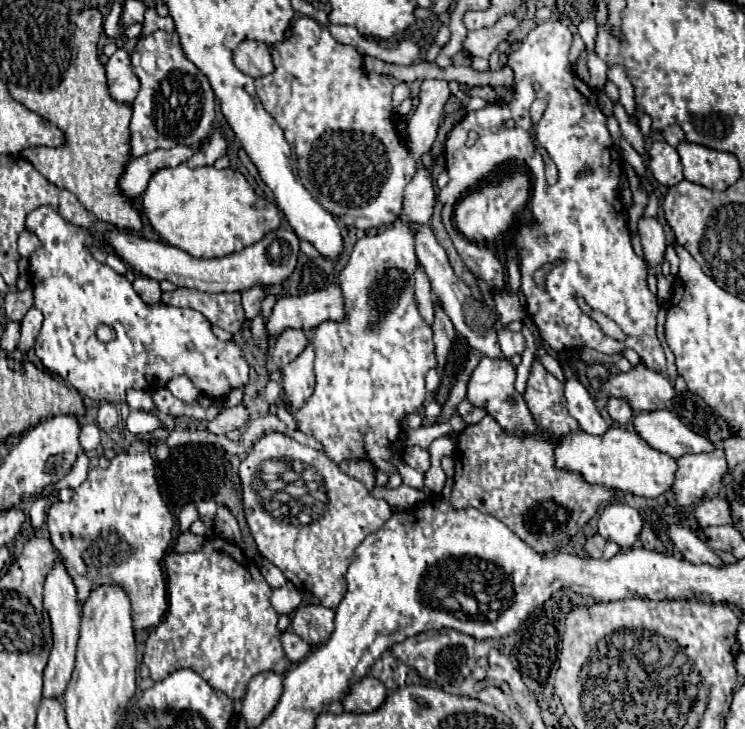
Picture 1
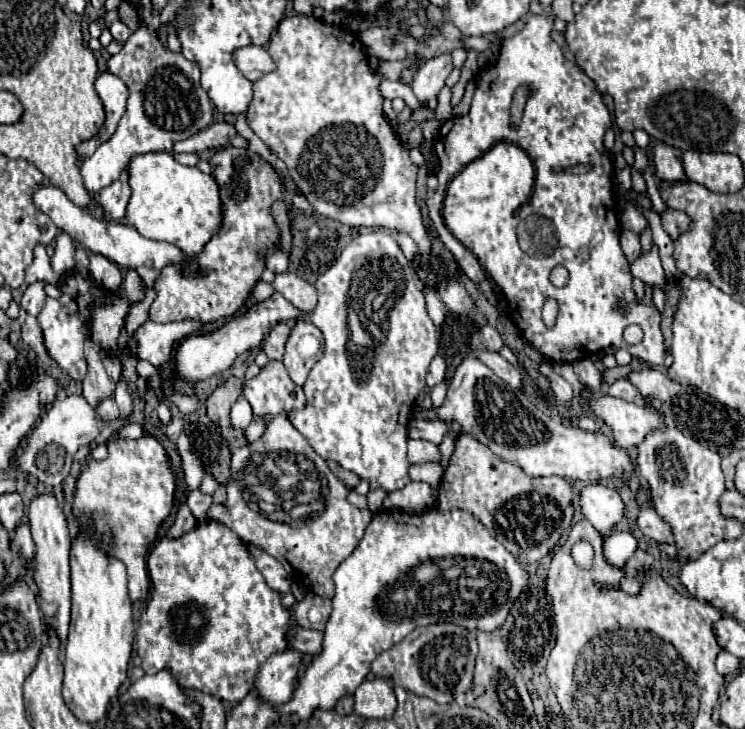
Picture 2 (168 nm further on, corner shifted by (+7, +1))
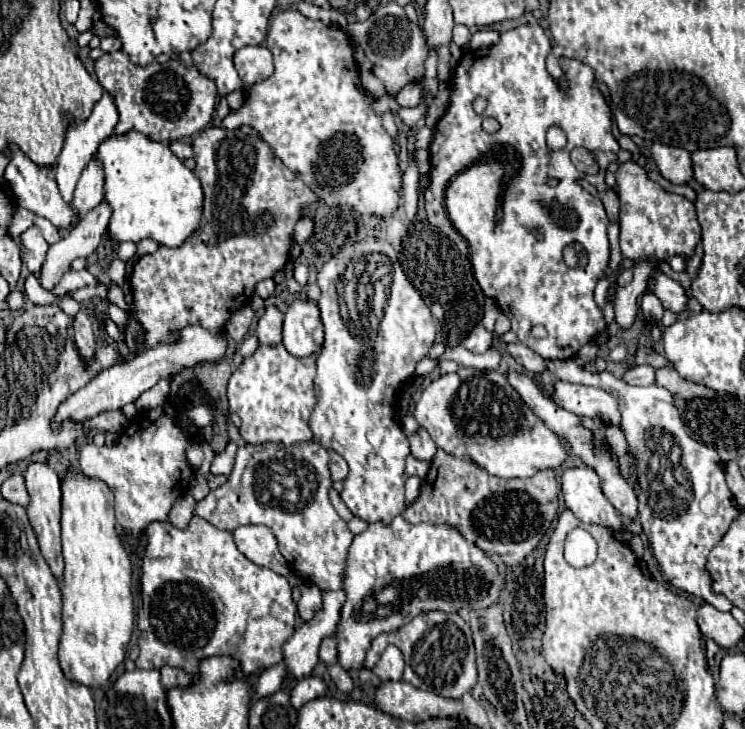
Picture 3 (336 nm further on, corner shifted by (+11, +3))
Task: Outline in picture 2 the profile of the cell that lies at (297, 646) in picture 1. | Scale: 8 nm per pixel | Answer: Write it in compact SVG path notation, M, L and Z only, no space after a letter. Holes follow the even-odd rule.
M305 628L289 630L289 646L307 652L309 656L321 654L321 644L323 644L323 632L319 630L305 630Z

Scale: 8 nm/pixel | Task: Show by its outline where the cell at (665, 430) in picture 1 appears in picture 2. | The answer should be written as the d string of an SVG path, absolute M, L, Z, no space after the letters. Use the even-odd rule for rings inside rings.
M609 394L589 400L591 414L601 420L613 434L615 444L621 448L635 448L645 434L657 426L661 414L655 410L645 410L635 402L625 402Z

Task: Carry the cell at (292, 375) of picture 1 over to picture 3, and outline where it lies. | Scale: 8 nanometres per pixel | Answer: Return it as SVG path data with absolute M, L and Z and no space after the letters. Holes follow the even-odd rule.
M297 298L289 304L283 322L283 346L297 358L305 358L321 350L323 324L315 302Z

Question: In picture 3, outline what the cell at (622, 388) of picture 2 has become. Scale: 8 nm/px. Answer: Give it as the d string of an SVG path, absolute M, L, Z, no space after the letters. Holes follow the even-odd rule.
M637 366L637 368L631 368L625 372L623 380L627 384L633 384L633 386L649 386L655 382L655 368L651 366Z

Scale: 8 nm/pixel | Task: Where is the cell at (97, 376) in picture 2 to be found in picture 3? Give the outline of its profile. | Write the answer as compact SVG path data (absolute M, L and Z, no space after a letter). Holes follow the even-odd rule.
M83 310L75 316L75 326L73 326L73 330L75 330L77 352L79 352L81 360L83 360L83 364L85 364L85 366L93 364L97 346L95 346L95 338L93 338L93 332L91 332L91 322L89 322L89 318L85 316Z

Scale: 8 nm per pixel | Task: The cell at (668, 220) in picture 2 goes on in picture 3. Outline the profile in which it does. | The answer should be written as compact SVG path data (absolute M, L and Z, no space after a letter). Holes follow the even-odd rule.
M633 160L619 164L615 172L617 194L621 200L619 228L621 228L621 252L625 258L657 258L665 262L673 256L691 258L695 246L701 240L701 228L697 224L697 214L693 202L683 196L669 194L661 190L659 184L647 178L647 172Z

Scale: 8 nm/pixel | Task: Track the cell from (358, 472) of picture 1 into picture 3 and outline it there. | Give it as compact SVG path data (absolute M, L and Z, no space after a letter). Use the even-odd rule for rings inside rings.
M329 450L329 471L332 481L343 481L349 474L349 466L334 450Z

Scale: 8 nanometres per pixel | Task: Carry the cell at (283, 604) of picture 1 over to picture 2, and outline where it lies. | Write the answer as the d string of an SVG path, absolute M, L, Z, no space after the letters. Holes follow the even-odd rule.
M247 544L247 548L249 548L249 554L255 560L257 570L263 574L263 578L267 580L267 584L273 590L277 590L277 592L287 594L289 588L291 588L291 576L287 574L287 570L283 568L283 564L277 558L269 556L263 548L259 548L255 544Z

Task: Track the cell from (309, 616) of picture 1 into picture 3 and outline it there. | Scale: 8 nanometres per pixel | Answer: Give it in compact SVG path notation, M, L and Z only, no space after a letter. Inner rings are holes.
M303 584L301 586L301 600L297 602L301 620L311 620L317 610L321 610L321 590L315 584Z

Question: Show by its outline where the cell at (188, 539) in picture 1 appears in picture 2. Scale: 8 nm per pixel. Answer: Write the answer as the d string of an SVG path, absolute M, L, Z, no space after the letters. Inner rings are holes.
M181 504L179 510L177 510L177 518L173 522L173 526L167 530L167 536L169 538L179 538L181 534L187 534L189 530L193 530L193 526L197 524L195 516L191 514L189 506L187 504Z

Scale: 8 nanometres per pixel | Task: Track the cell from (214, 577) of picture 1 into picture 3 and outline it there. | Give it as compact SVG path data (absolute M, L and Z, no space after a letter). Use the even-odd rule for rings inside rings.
M193 516L193 520L189 522L189 526L185 530L179 530L179 528L173 528L169 522L153 522L147 526L147 548L145 548L145 556L143 556L143 576L141 576L141 594L143 594L143 608L141 608L141 614L137 616L137 626L139 626L139 648L141 648L141 654L139 658L135 660L137 668L163 668L165 664L173 666L173 668L181 668L185 672L189 672L189 676L197 676L199 674L199 666L205 658L211 658L211 656L229 656L233 660L239 662L239 666L235 668L235 678L249 678L253 676L255 672L261 672L263 668L269 668L269 666L275 666L281 662L281 644L293 634L295 630L295 614L297 614L297 606L293 604L291 600L291 586L289 582L275 574L273 570L269 568L261 568L261 566L255 566L251 560L245 558L245 554L241 554L235 546L235 540L233 540L233 532L227 532L227 530L221 530L213 524L209 524L207 520L199 518L199 516ZM189 570L195 570L199 572L195 578L187 578L187 572Z

